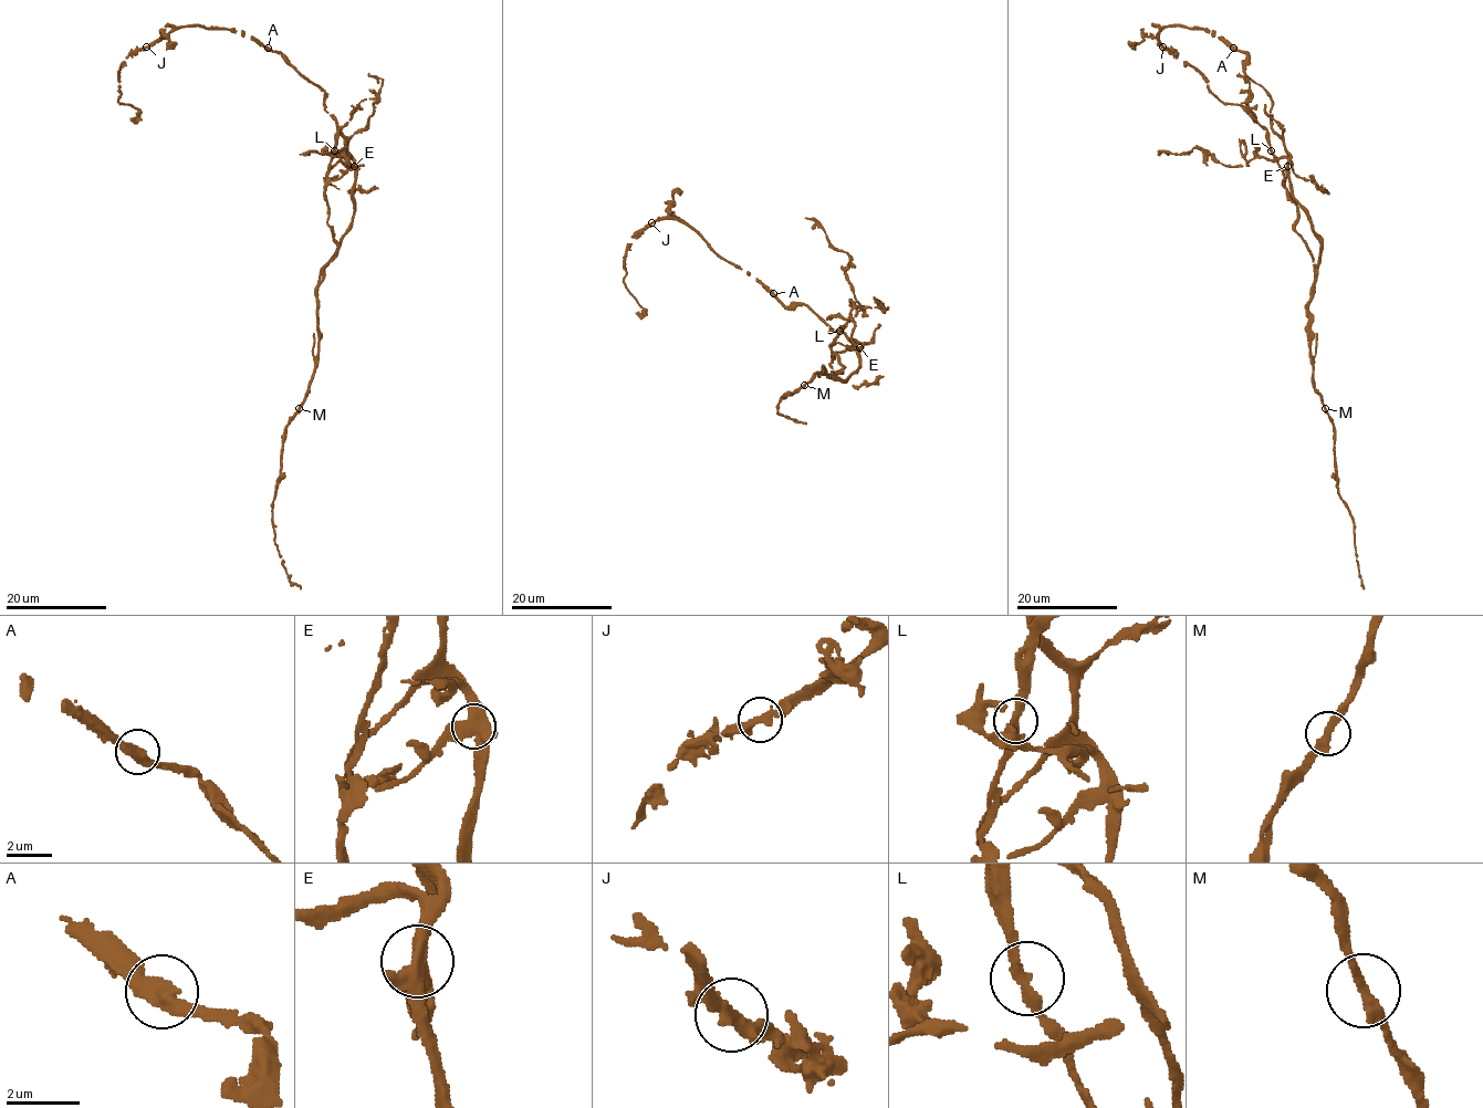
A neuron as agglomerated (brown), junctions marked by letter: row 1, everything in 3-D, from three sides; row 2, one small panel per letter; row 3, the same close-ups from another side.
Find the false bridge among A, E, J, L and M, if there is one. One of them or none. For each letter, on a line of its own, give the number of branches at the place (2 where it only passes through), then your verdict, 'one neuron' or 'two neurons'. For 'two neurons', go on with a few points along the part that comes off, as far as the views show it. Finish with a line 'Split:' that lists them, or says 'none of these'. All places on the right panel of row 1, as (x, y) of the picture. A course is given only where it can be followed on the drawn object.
A: branches 2; one neuron
E: branches 4; two neurons; course (1286, 167), (1287, 174), (1283, 180), (1296, 207), (1294, 230), (1312, 255), (1314, 275), (1306, 306), (1309, 342)
J: branches 2; one neuron
L: branches 2; one neuron
M: branches 2; one neuron
Split: E

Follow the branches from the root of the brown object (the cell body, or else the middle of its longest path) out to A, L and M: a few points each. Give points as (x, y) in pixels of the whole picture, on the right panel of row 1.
A: (1287, 163), (1290, 153), (1284, 142), (1272, 129), (1272, 97), (1245, 74), (1244, 60), (1247, 55), (1234, 48)
L: (1287, 163), (1287, 174), (1283, 180), (1283, 170), (1272, 150)
M: (1287, 163), (1292, 196), (1305, 211), (1320, 242), (1320, 261), (1308, 307), (1308, 346), (1314, 389), (1324, 408)

